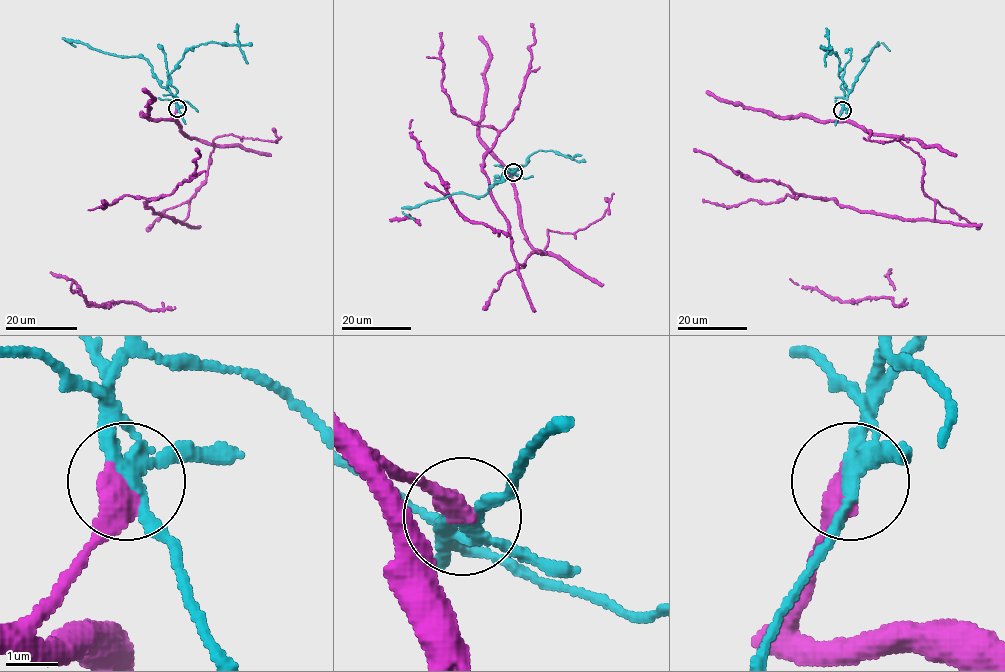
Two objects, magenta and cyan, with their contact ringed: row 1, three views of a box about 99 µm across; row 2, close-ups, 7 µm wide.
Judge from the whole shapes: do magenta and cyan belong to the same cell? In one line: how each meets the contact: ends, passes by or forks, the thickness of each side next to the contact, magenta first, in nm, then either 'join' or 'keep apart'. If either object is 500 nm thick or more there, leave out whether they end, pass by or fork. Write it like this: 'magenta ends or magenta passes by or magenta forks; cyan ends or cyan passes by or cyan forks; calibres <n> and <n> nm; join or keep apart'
magenta ends; cyan forks; calibres 480 and 240 nm; keep apart

